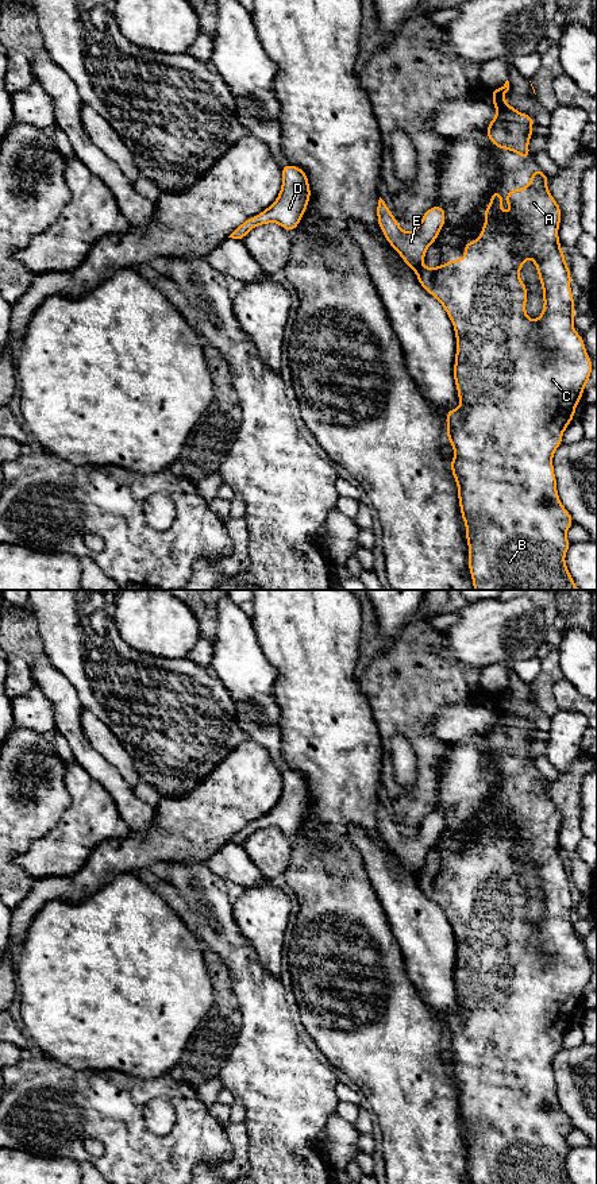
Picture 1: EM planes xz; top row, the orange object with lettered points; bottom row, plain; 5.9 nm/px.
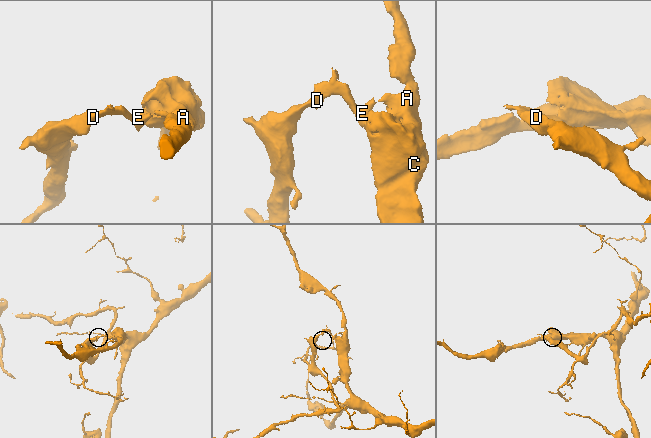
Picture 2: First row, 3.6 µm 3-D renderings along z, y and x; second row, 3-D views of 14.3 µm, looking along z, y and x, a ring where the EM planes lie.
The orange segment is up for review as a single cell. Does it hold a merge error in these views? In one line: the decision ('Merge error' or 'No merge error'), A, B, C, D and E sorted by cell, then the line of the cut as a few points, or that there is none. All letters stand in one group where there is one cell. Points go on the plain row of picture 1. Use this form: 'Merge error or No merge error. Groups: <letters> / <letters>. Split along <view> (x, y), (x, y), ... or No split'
Merge error. Groups: A B C / D E. Split along xz (420, 870), (416, 876)

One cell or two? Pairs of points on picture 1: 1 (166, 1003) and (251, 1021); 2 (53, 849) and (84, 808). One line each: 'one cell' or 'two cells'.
1: two cells
2: one cell

